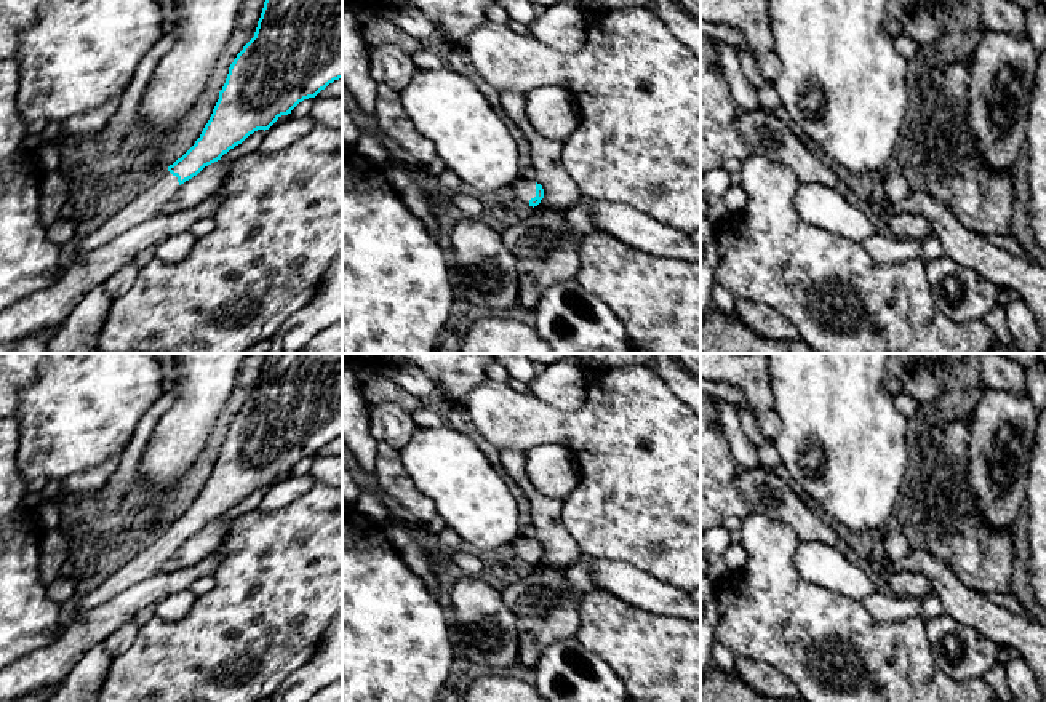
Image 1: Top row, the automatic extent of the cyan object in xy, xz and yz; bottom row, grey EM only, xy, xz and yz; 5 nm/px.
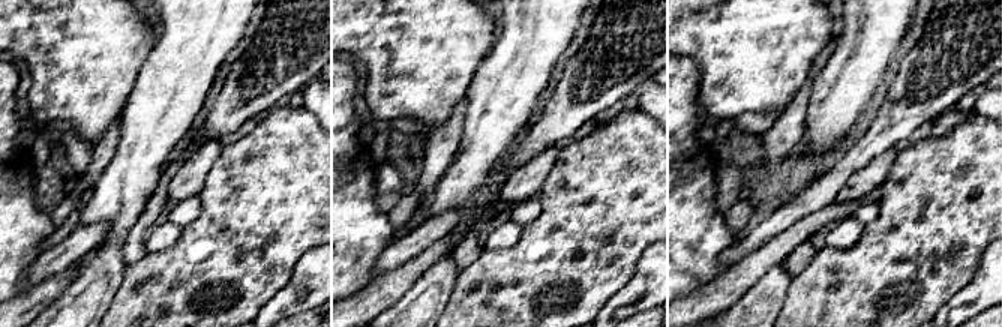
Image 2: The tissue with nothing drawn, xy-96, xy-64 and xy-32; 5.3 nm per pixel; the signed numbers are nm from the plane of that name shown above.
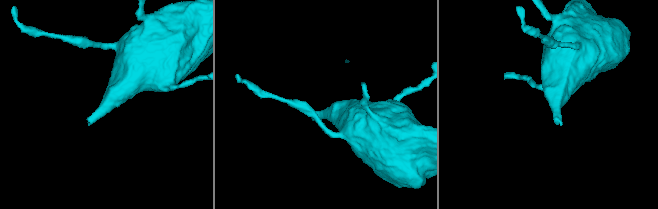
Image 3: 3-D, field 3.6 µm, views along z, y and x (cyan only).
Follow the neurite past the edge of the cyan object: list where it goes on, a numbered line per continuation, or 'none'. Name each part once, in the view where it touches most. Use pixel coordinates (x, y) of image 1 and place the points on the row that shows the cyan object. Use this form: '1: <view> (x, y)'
1: xz (525, 189)

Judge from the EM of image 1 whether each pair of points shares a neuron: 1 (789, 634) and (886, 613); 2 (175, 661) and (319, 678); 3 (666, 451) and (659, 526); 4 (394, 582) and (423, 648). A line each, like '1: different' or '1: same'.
1: different
2: different
3: same
4: same

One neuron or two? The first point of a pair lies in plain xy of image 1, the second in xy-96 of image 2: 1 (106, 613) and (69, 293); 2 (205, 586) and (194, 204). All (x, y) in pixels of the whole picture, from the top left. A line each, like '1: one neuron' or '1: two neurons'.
1: two neurons
2: one neuron

